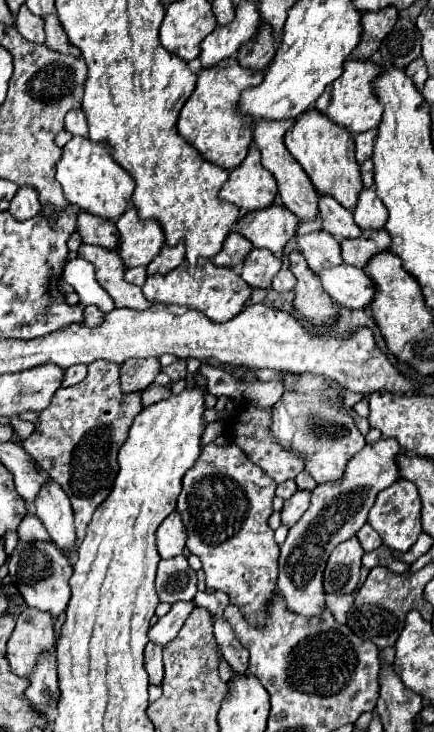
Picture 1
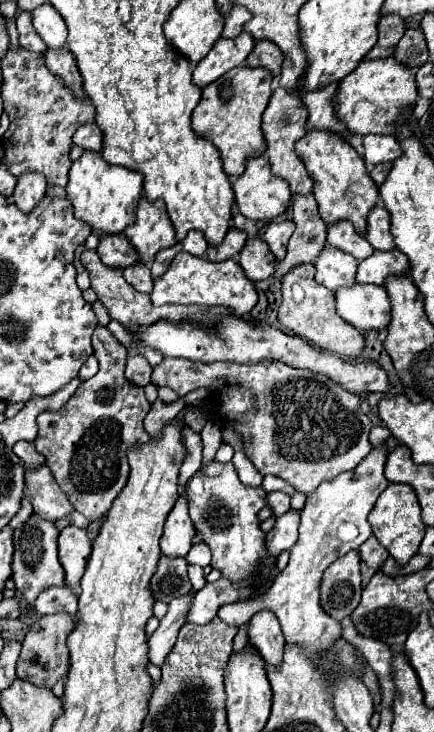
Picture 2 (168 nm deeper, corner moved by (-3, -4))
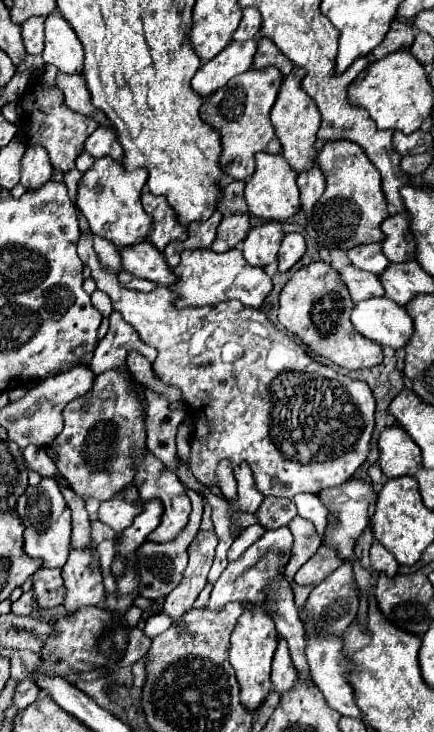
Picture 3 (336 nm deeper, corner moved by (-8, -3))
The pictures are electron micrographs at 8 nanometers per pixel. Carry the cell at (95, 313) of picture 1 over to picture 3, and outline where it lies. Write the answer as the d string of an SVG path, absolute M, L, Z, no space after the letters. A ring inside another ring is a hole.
M103 372L95 378L89 394L73 400L63 410L65 428L53 440L57 450L57 468L81 496L109 500L121 486L129 484L135 468L133 458L145 446L145 422L137 394L117 372Z

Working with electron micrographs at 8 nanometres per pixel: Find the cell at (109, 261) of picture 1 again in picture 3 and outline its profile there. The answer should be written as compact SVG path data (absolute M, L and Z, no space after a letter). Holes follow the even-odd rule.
M89 230L81 232L77 252L83 264L91 268L97 288L111 298L113 308L123 314L125 322L137 330L145 344L157 348L159 356L153 368L159 378L165 384L181 388L185 412L189 418L193 416L195 424L189 468L201 484L217 486L215 468L221 460L229 460L231 466L247 462L255 478L255 488L263 496L293 498L301 492L317 494L319 490L339 486L341 482L349 480L353 472L365 462L369 454L371 432L375 428L375 398L367 382L351 380L349 376L315 362L301 350L299 344L275 328L261 310L243 306L237 300L201 308L177 308L177 294L165 286L157 286L147 294L123 288L117 280L117 274L105 270L99 264L99 258L93 250L93 234Z

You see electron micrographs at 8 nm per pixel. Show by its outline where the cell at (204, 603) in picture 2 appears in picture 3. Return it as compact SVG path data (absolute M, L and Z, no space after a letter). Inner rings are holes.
M287 526L285 528L277 528L277 530L267 530L235 562L227 564L227 568L221 574L221 578L213 586L213 592L211 592L207 608L219 610L227 602L261 602L261 600L265 600L267 606L273 610L273 618L275 618L279 636L287 640L289 654L291 654L291 660L293 660L293 666L295 666L297 674L301 676L301 680L311 684L309 664L307 664L307 658L305 658L303 624L301 624L299 612L297 612L297 608L293 604L291 586L289 586L289 582L283 576L283 566L289 562L291 546L293 546L293 534L291 534L291 530Z

